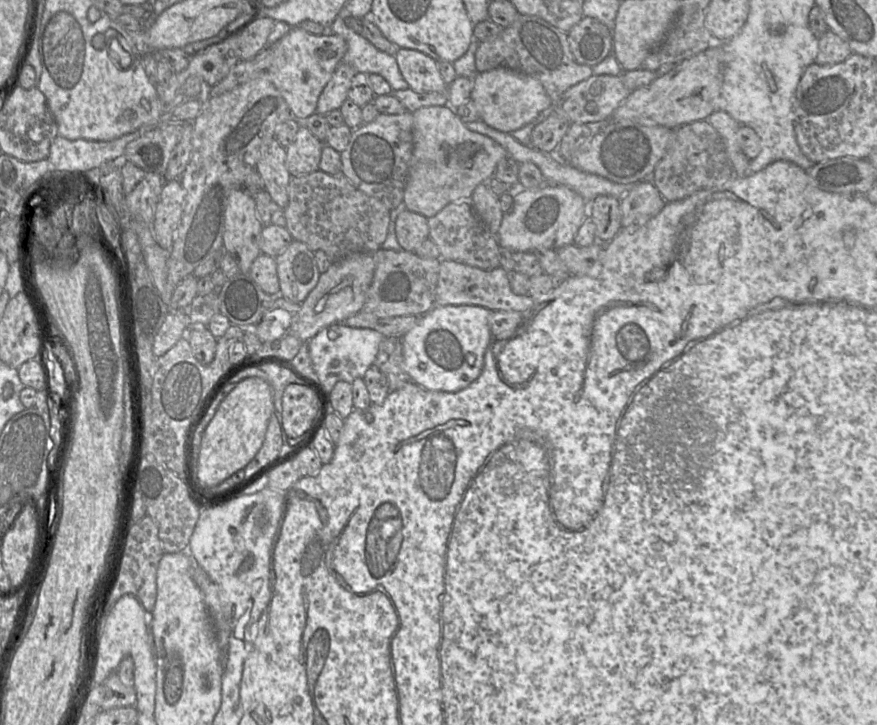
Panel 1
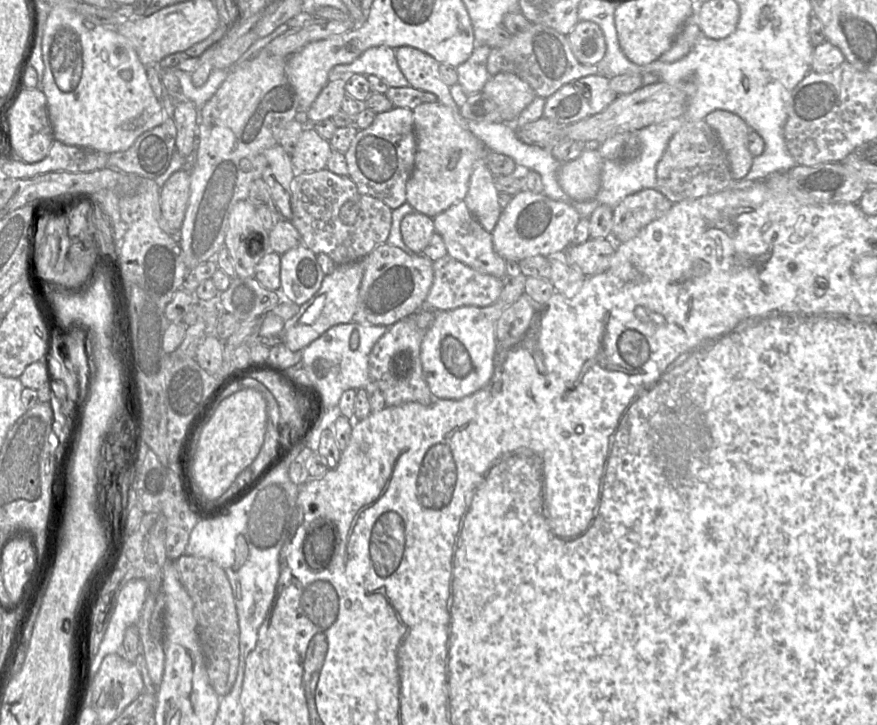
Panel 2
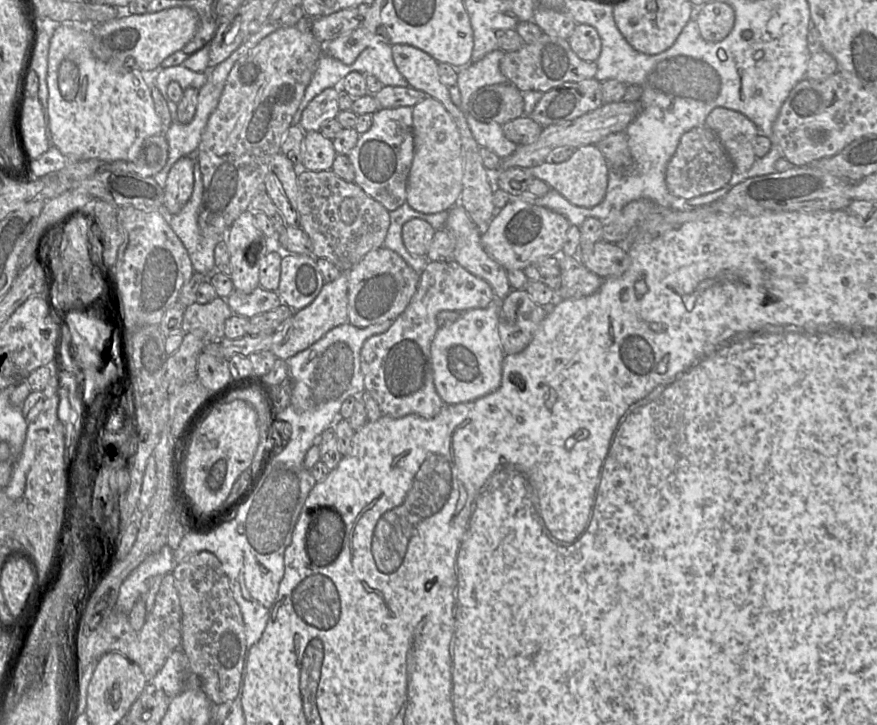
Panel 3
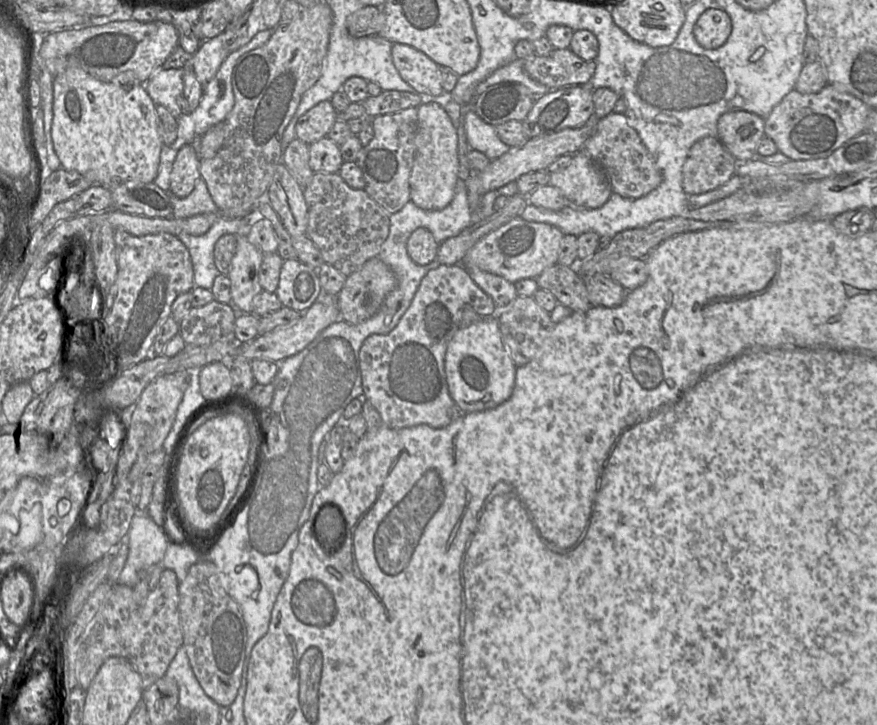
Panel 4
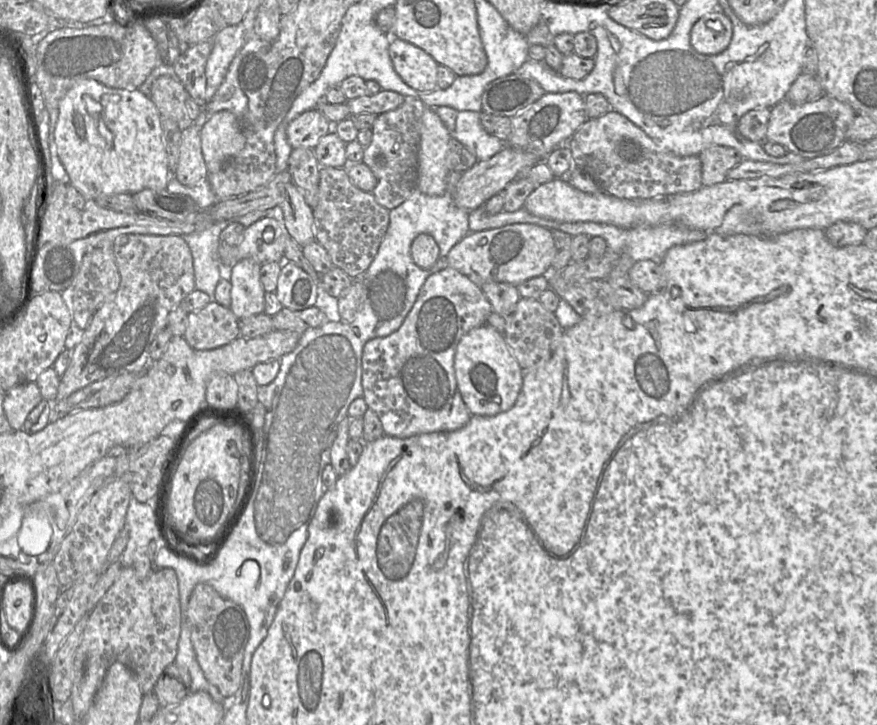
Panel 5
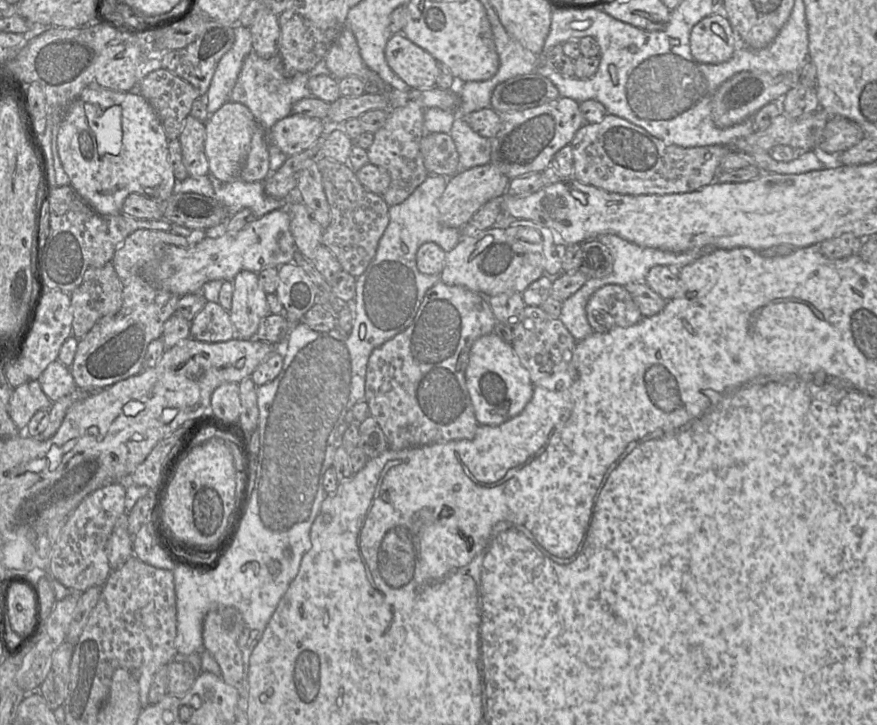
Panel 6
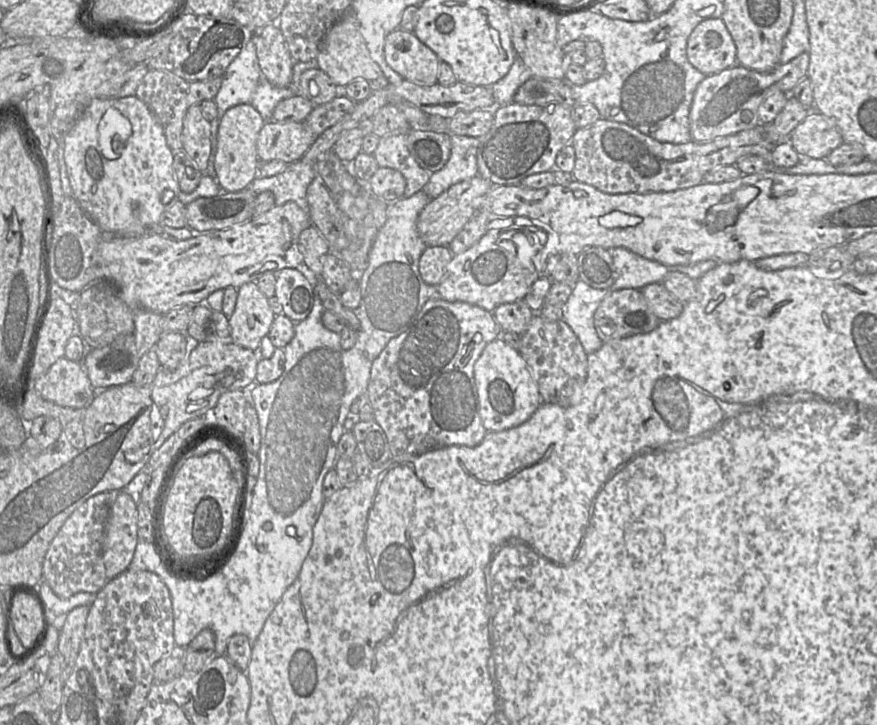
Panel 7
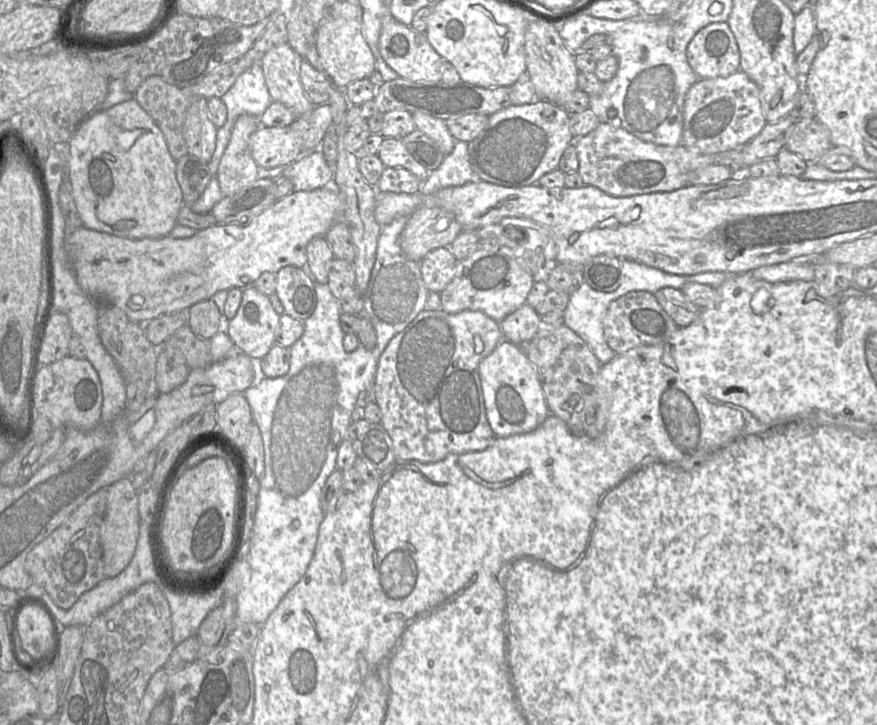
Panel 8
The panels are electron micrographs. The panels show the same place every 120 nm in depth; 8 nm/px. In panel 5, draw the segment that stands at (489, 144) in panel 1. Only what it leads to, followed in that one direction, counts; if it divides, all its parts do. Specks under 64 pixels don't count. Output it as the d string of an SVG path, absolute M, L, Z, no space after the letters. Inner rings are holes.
M426 107L421 118L417 188L429 196L444 194L447 185L448 144L452 134L433 108Z

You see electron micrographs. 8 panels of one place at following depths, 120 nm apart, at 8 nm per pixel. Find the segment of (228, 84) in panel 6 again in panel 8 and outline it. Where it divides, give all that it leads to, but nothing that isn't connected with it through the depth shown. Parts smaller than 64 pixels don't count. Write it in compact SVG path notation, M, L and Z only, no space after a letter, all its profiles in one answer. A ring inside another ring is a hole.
M254 63L240 74L221 100L227 108L227 120L217 130L215 151L208 162L213 177L217 174L236 119L242 114L260 117L273 102L260 63Z

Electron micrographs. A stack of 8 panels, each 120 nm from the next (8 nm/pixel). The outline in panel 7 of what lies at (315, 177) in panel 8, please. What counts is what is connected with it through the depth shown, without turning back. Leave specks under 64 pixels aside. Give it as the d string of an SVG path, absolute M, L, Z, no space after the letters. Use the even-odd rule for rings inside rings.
M298 160L288 164L282 172L274 176L257 176L248 187L257 194L265 191L272 192L275 206L293 201L307 210L306 191L316 175L315 165Z

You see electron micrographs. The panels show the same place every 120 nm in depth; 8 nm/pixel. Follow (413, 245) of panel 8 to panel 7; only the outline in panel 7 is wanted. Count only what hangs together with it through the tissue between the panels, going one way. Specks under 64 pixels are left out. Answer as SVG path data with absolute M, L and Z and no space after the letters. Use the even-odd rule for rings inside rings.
M477 175L452 185L438 197L431 199L417 218L419 237L427 247L449 246L468 221L481 210L481 199L494 186Z

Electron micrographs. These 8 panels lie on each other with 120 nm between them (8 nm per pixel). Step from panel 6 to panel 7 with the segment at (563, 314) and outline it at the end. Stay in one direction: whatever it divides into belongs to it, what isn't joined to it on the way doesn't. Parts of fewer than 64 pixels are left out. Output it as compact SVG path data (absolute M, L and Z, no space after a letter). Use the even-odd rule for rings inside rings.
M578 280L573 286L572 293L567 302L561 307L562 320L575 333L587 355L598 351L604 344L597 335L594 325L594 314L602 300L612 292L614 292L614 290L611 291L608 288L596 289Z

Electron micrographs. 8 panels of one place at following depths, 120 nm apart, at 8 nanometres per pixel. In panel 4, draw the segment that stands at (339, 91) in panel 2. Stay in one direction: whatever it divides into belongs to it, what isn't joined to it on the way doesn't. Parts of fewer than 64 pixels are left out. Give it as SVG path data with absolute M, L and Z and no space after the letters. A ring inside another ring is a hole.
M321 101L300 116L295 127L296 137L311 144L326 137L336 120L337 111L331 101Z

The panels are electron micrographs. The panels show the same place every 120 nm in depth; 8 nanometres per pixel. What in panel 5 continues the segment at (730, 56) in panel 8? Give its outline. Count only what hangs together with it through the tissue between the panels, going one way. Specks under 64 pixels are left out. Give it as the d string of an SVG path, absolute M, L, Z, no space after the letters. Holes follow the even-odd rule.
M711 12L702 16L692 27L690 43L703 55L723 52L732 40L733 27L724 13Z

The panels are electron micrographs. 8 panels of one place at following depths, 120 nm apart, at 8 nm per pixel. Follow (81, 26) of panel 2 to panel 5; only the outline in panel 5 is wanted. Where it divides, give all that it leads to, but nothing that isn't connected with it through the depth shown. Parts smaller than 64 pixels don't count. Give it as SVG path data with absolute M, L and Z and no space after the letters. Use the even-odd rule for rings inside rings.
M94 79L78 82L59 101L54 137L69 183L87 198L167 188L170 168L161 115L139 89L111 88Z

